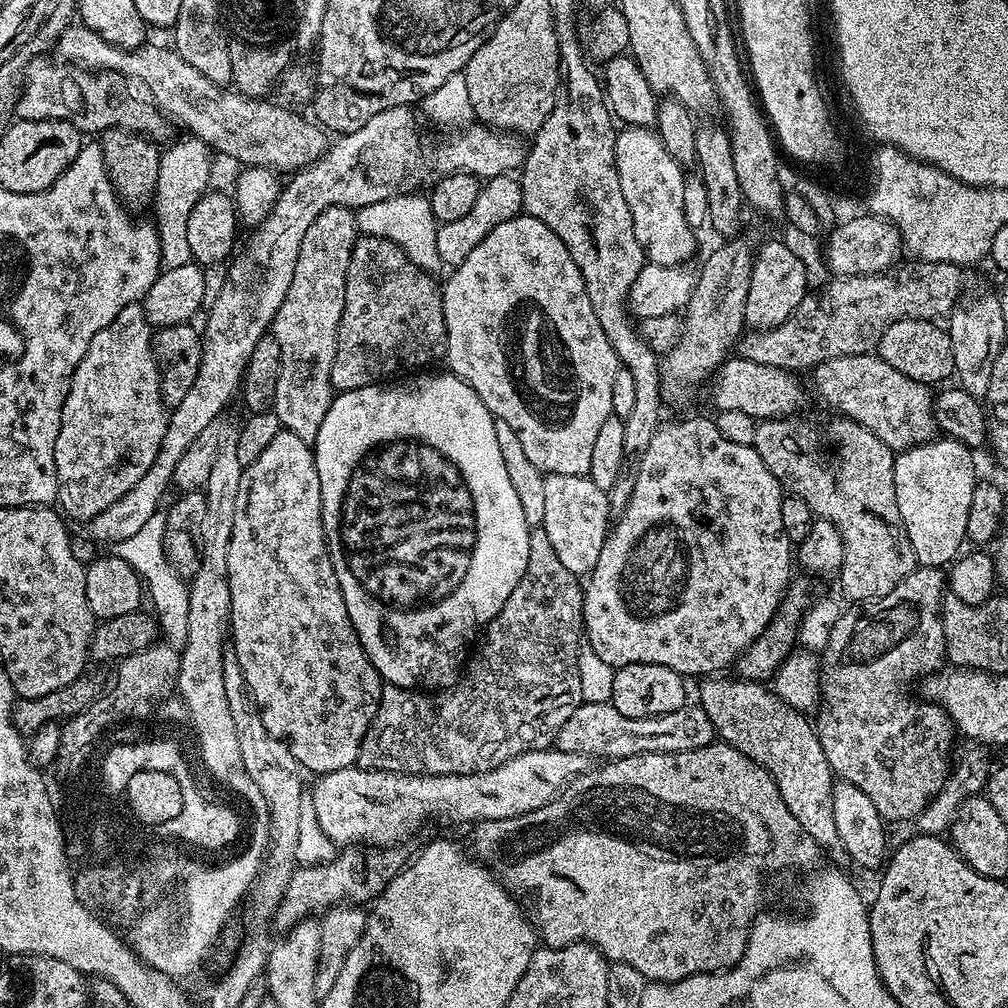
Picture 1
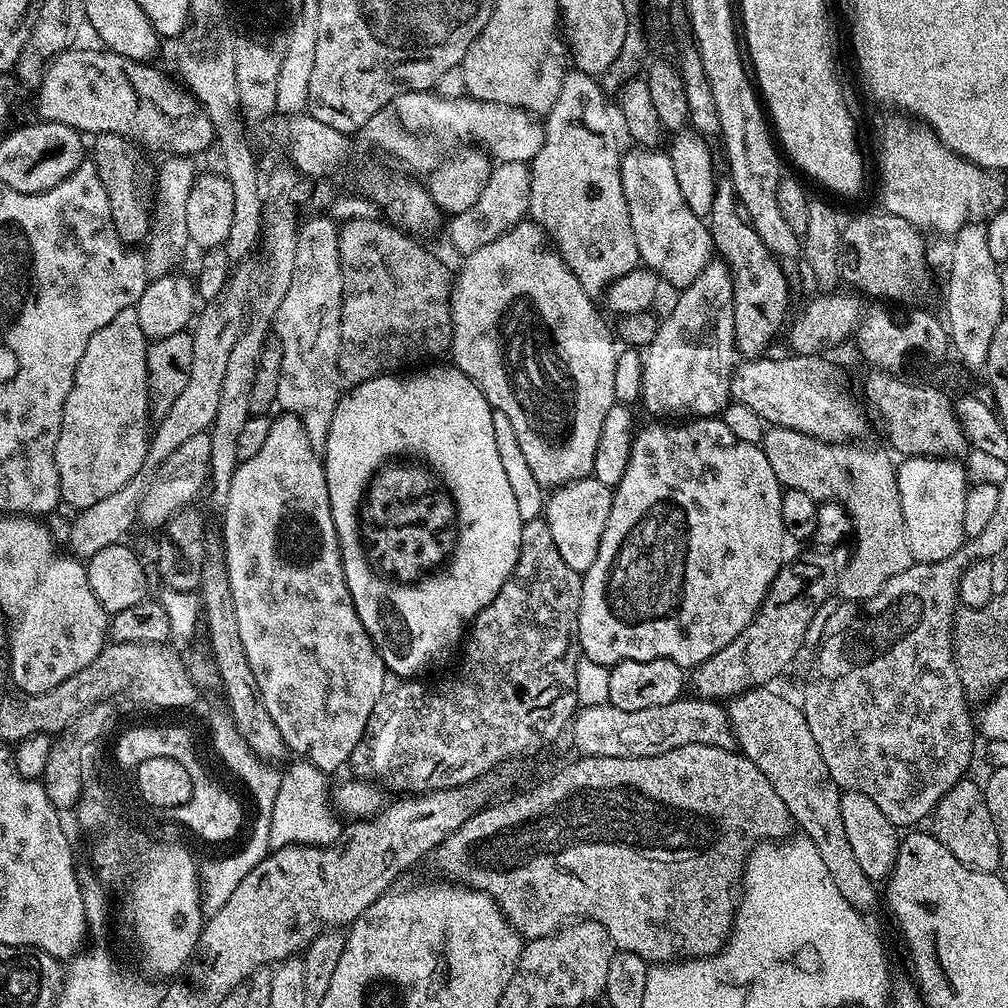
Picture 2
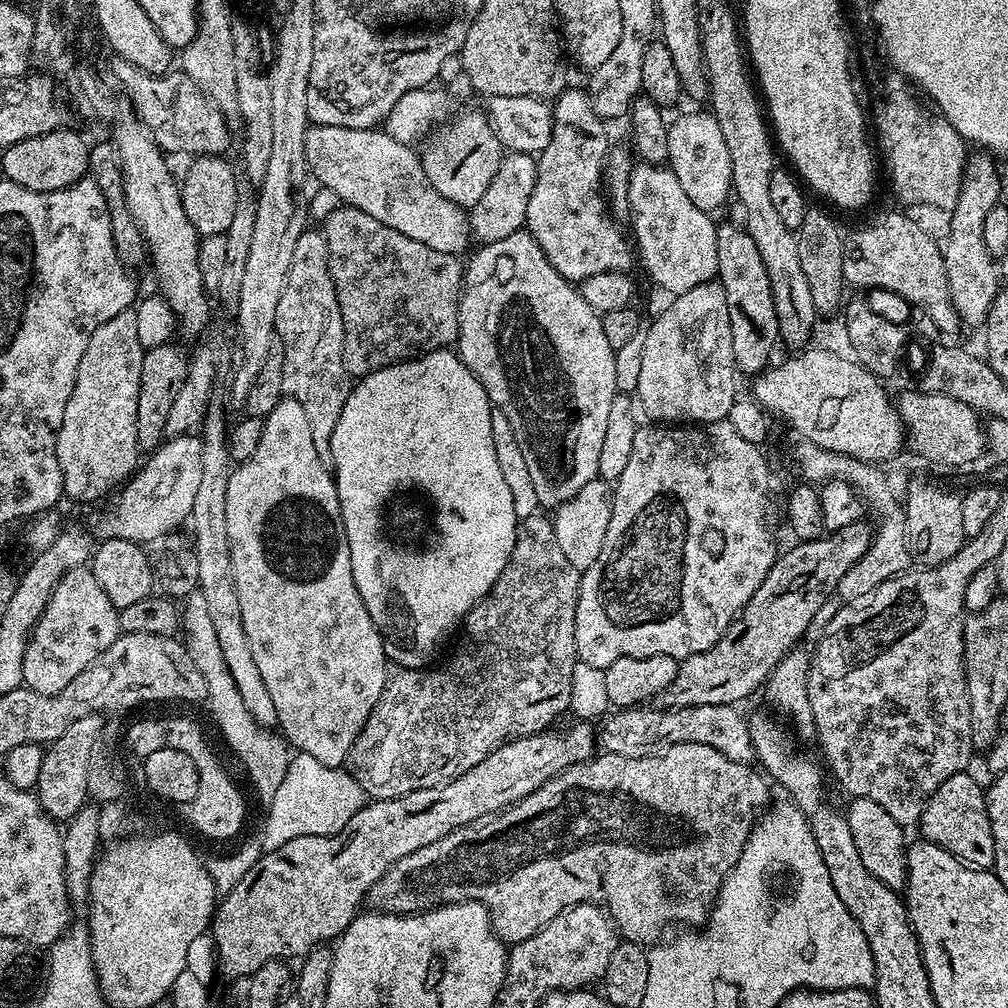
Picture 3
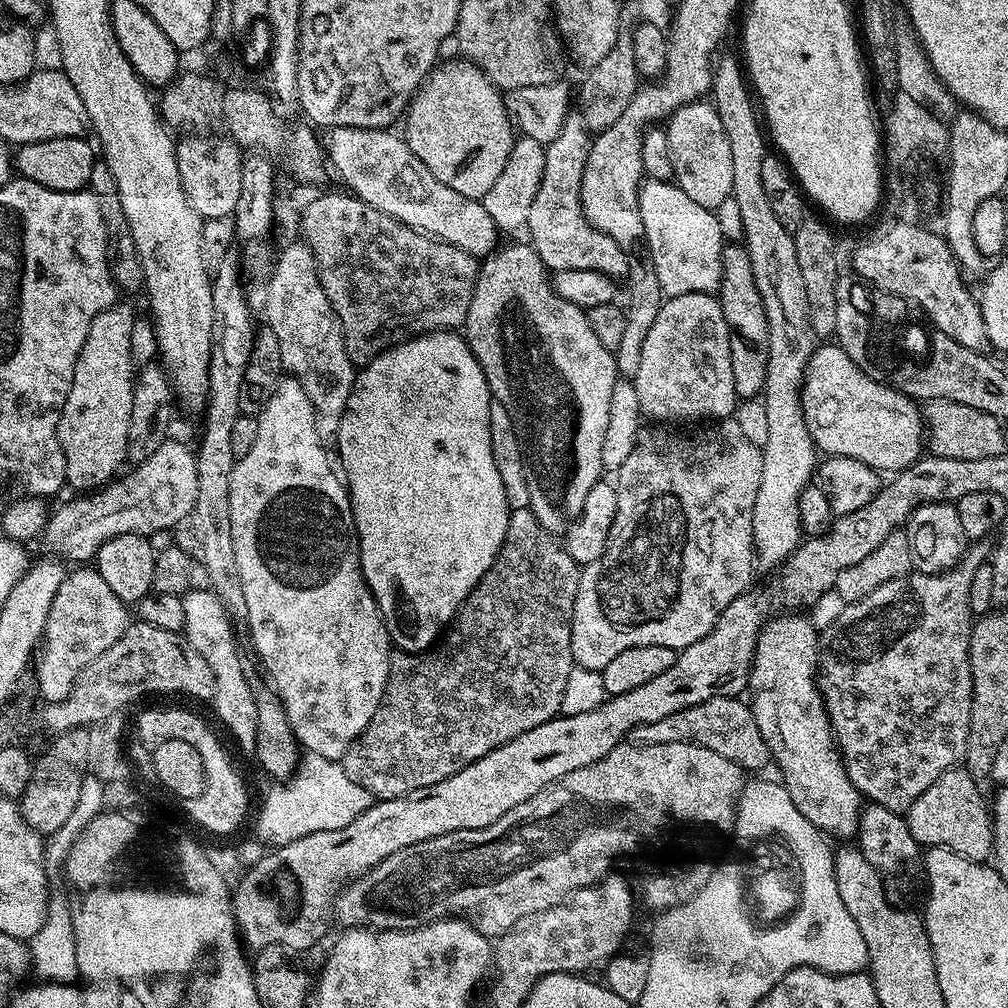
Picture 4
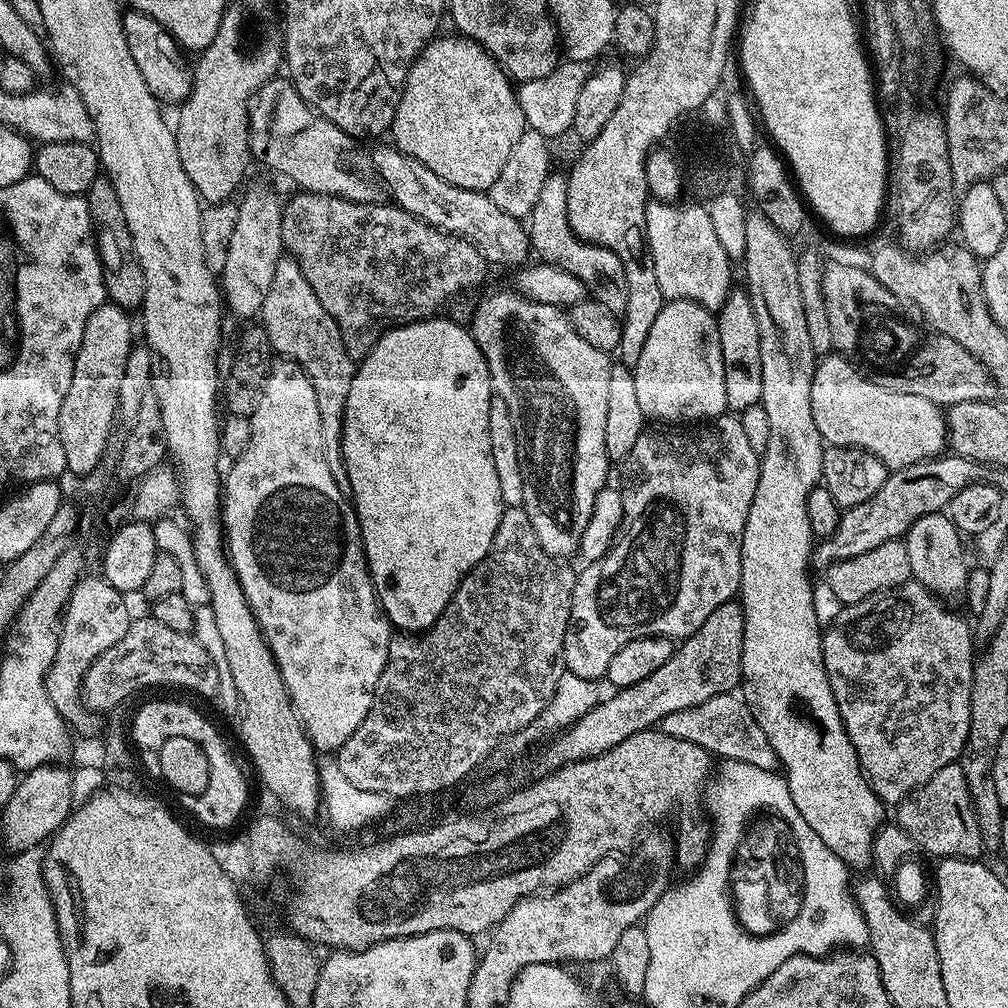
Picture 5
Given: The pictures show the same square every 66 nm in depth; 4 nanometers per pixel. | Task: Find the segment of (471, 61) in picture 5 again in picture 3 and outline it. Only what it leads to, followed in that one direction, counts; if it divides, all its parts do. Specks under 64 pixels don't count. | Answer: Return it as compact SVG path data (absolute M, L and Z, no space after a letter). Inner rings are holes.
M483 111L464 112L454 120L444 126L449 128L441 127L433 131L430 139L423 145L424 173L430 186L434 186L434 190L438 190L442 198L450 198L450 202L454 202L459 208L471 210L478 198L486 194L486 186L490 186L490 178L498 174L498 166L506 152Z

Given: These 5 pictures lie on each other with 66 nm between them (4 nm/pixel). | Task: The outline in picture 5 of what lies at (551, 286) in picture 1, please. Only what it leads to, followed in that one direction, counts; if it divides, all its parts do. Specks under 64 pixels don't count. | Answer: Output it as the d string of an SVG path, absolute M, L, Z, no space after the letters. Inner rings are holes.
M511 287L508 288L502 289L501 292L492 292L489 296L481 298L480 305L477 306L476 313L472 316L470 331L474 342L478 342L478 346L482 350L482 358L486 358L493 393L500 396L502 402L506 402L510 422L514 422L514 434L518 438L518 458L522 470L522 498L524 499L522 506L530 518L530 526L534 526L534 534L538 534L538 542L542 542L542 550L546 550L555 558L572 558L568 556L575 557L579 553L582 530L586 530L586 522L590 522L590 514L594 512L594 498L598 498L600 491L609 483L610 461L606 454L606 405L608 405L610 370L613 361L610 359L609 353L590 346L590 342L586 342L586 338L582 338L582 334L578 334L578 330L574 330L565 309L534 302L528 296L522 295Z

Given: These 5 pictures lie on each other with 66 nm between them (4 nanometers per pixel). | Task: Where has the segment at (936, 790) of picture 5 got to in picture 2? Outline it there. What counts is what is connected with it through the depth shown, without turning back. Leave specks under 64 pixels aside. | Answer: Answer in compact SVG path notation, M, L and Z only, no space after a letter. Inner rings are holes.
M972 778L960 780L936 803L930 817L930 831L967 868L979 872L996 872L999 869L998 830L994 830L994 818L990 818L990 810L986 810L983 787L975 784Z

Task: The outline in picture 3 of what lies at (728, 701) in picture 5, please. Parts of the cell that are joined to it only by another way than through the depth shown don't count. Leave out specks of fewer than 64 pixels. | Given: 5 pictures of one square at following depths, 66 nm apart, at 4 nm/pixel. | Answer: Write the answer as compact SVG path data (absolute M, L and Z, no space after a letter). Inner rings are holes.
M711 704L710 706L682 706L681 708L656 706L653 708L637 706L613 711L599 725L601 726L598 728L599 747L604 752L622 754L626 758L642 758L657 755L670 746L697 744L710 746L718 750L718 754L726 754L726 758L734 762L751 765L756 760L756 752L752 749L750 742L748 721L745 713L739 712L741 710L739 707L730 704Z

